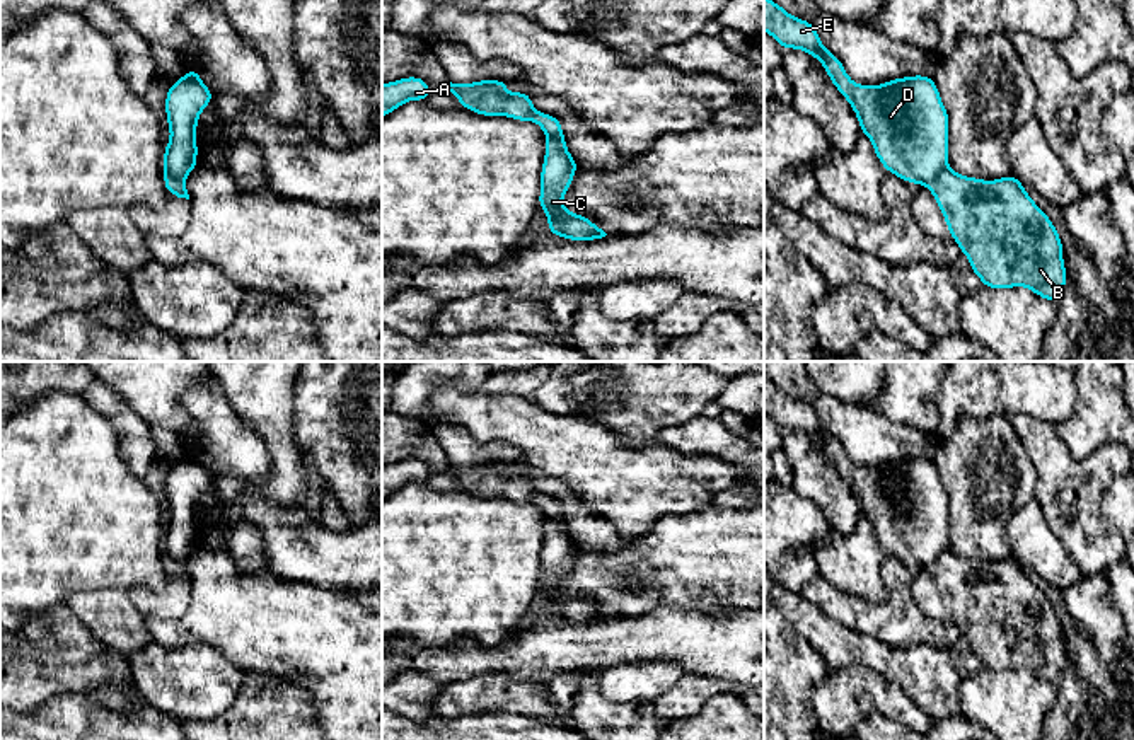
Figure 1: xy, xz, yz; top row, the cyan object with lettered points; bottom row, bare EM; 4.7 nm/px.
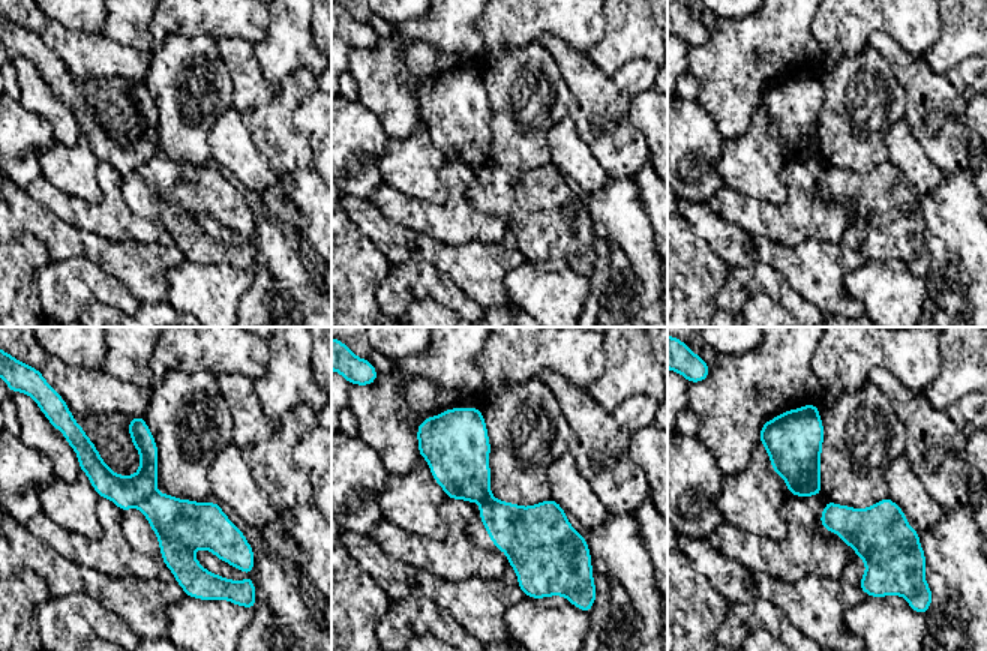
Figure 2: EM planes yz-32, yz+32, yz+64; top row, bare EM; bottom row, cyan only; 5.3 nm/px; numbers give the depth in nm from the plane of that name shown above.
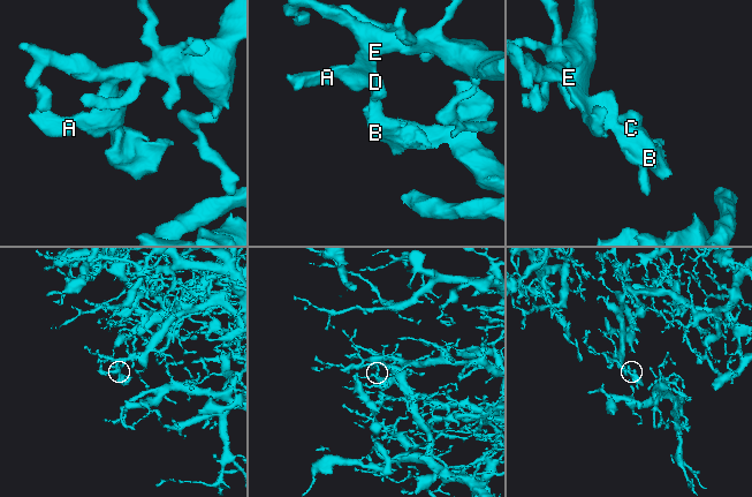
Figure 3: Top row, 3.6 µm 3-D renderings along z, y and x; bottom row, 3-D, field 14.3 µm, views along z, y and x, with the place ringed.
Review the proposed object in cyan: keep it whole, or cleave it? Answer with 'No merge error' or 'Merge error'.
Merge error

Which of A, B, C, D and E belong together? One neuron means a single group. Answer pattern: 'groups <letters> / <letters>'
groups A D E / B C

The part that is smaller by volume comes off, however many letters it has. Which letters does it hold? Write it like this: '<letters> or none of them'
B, C

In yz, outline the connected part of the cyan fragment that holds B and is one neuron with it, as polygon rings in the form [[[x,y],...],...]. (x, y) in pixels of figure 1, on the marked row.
[[[945,167],[928,188],[984,286],[1027,286],[1059,302],[1067,283],[1062,240],[1020,179],[982,181]]]

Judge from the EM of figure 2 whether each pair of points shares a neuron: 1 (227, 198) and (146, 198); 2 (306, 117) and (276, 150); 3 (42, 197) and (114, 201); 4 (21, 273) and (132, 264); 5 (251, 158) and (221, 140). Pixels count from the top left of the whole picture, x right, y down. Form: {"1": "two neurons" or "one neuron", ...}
{"1": "one neuron", "2": "two neurons", "3": "one neuron", "4": "two neurons", "5": "one neuron"}

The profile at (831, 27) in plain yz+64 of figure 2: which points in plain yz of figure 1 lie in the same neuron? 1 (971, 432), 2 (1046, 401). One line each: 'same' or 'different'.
1: different
2: same

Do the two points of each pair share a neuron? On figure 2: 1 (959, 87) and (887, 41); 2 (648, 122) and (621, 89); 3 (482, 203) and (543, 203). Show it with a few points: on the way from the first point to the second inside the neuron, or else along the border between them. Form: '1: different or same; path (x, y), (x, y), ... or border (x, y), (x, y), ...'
1: same; path (939, 87), (929, 87), (902, 60)
2: different; border (651, 89), (627, 113), (627, 122), (641, 135)
3: same; path (497, 201), (528, 203)

